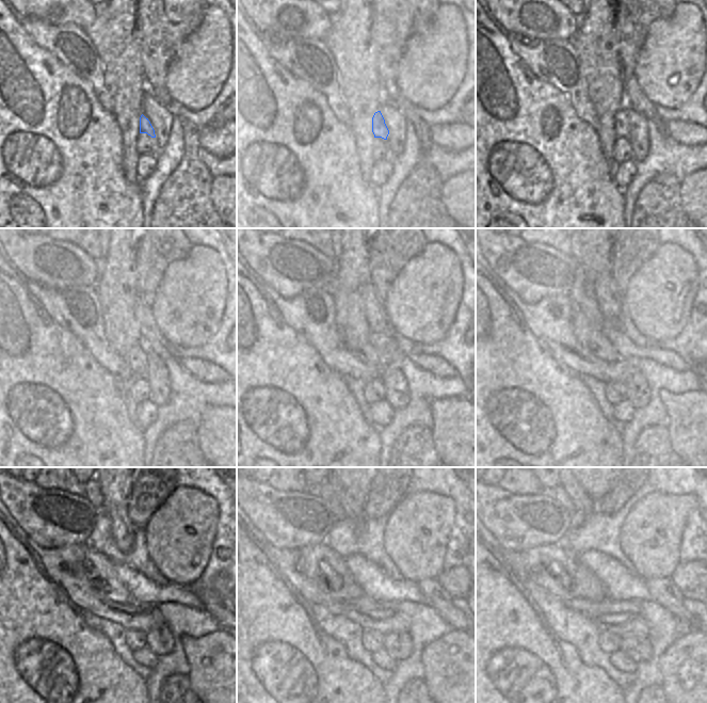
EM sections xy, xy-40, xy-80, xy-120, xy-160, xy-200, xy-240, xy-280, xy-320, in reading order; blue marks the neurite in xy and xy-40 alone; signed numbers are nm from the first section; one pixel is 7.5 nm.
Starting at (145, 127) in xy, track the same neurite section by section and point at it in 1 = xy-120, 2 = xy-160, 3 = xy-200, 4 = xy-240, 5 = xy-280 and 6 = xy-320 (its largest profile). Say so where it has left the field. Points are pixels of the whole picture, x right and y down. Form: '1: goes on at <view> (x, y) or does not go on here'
1: goes on at xy-120 (137, 358)
2: goes on at xy-160 (367, 353)
3: goes on at xy-200 (592, 338)
4: goes on at xy-240 (98, 569)
5: goes on at xy-280 (319, 562)
6: goes on at xy-320 (552, 568)

